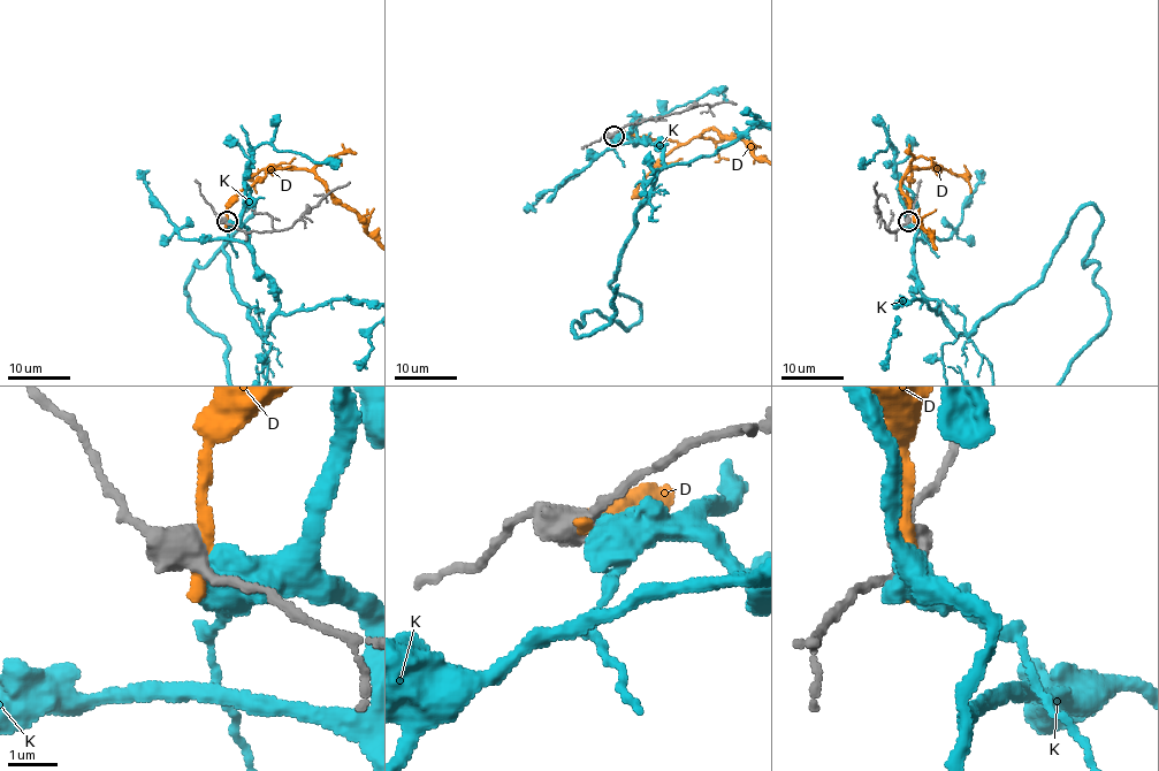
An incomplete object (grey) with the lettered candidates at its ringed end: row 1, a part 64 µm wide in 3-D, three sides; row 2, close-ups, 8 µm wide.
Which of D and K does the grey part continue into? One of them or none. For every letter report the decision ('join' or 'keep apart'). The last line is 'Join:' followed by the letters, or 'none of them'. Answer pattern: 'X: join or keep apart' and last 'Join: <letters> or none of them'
D: keep apart
K: keep apart
Join: none of them

